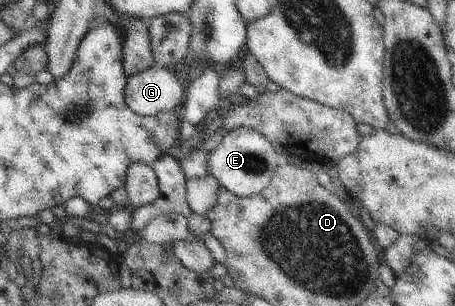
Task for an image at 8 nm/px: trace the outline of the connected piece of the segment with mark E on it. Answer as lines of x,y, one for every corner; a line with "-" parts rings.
240,127
228,132
221,144
210,152
210,175
219,185
239,197
251,197
263,191
273,179
281,161
271,142
259,131

